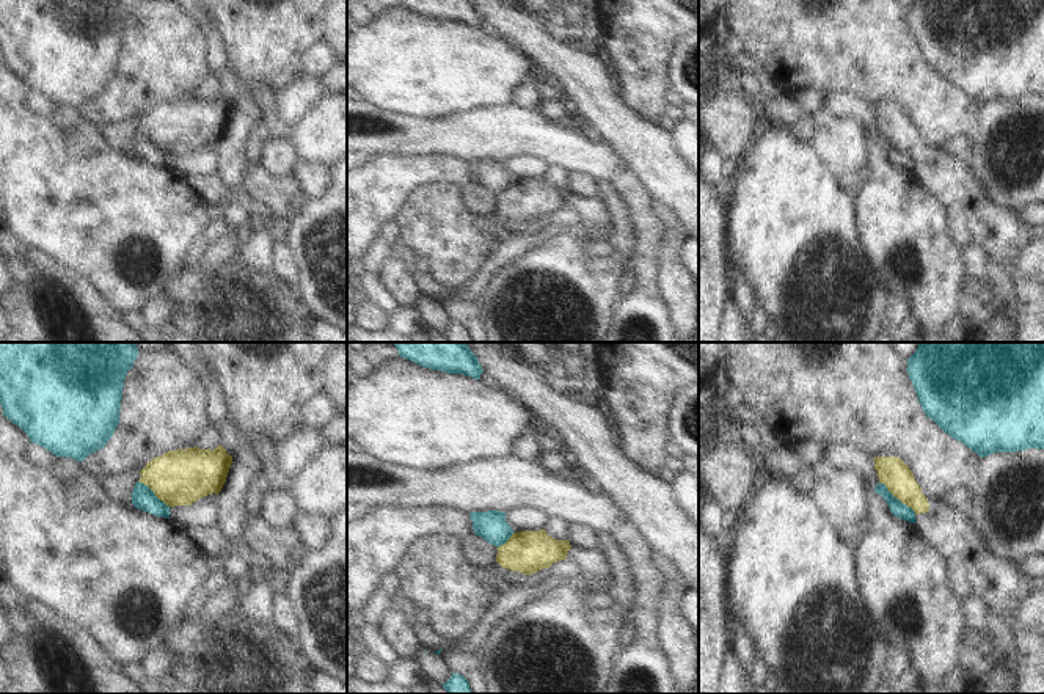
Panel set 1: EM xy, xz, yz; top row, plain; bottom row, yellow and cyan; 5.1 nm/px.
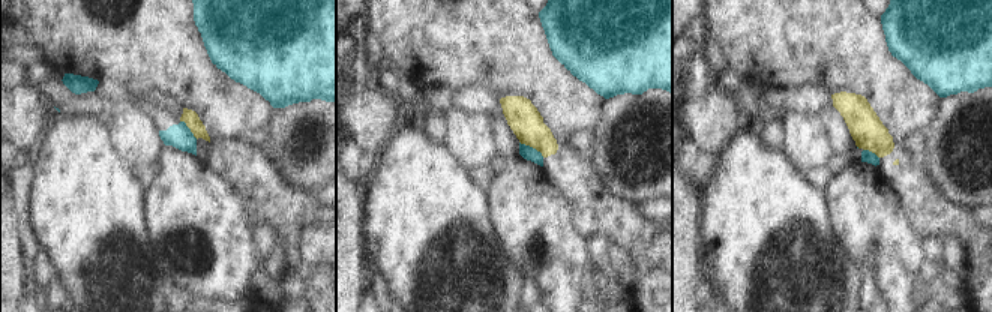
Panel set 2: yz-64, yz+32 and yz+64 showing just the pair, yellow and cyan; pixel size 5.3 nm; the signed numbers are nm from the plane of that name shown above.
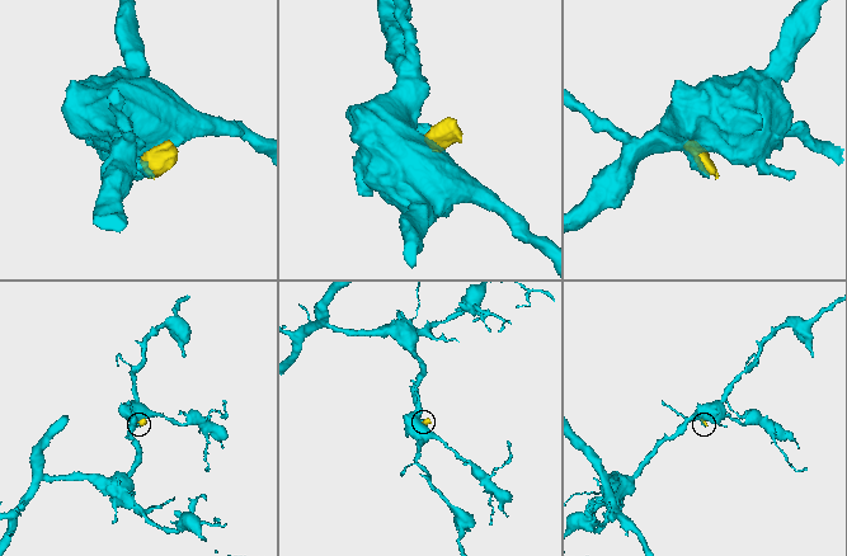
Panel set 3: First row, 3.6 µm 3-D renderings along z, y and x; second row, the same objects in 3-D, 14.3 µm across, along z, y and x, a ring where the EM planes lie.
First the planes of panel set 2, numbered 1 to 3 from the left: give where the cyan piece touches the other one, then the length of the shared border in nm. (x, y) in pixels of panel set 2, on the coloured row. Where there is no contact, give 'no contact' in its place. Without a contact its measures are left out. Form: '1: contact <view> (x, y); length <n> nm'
1: contact yz-64 (189, 128); length 140 nm
2: contact yz+32 (532, 146); length 160 nm
3: contact yz+64 (871, 150); length 100 nm

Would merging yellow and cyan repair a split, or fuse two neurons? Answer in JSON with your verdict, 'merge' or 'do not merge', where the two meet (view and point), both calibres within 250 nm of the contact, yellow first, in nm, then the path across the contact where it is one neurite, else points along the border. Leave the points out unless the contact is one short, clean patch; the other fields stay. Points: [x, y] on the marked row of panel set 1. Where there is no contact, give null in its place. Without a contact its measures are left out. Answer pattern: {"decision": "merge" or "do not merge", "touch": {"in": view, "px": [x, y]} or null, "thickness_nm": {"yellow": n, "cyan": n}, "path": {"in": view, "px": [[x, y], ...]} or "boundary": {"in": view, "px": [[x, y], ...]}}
{"decision": "do not merge", "touch": {"in": "yz", "px": [897, 498]}, "thickness_nm": {"yellow": 160, "cyan": 80}, "boundary": {"in": "yz", "px": [[878, 482], [916, 514]]}}

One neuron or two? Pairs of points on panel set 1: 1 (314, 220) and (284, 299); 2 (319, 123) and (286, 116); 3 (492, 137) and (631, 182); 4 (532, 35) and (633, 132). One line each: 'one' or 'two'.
1: two
2: two
3: two
4: one

